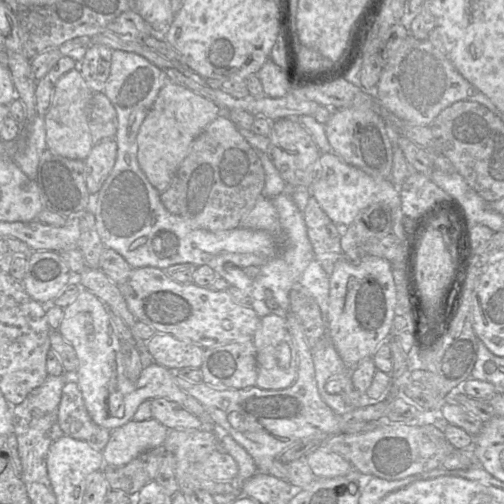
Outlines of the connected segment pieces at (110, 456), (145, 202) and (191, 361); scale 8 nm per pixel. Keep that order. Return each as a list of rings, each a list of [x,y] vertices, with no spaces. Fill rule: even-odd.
[[[130,420],[111,431],[110,439],[102,451],[105,465],[124,466],[142,453],[163,445],[169,428],[158,420]]]
[[[113,50],[111,72],[103,93],[109,98],[117,112],[118,129],[115,136],[118,145],[117,158],[102,188],[97,194],[94,194],[97,195],[94,206],[90,205],[89,198],[89,205],[86,209],[95,214],[96,229],[102,243],[105,247],[111,248],[123,256],[132,268],[155,267],[164,270],[172,265],[182,263],[191,263],[197,267],[207,265],[219,277],[225,279],[230,286],[242,289],[252,299],[263,300],[265,297],[265,305],[267,305],[265,291],[271,290],[280,308],[288,313],[290,311],[289,292],[296,283],[300,282],[304,271],[315,258],[303,214],[309,198],[306,193],[293,191],[293,189],[272,198],[283,230],[283,239],[279,241],[283,247],[282,250],[276,239],[266,231],[238,227],[211,232],[192,226],[184,218],[170,213],[161,202],[161,193],[153,187],[140,168],[137,143],[141,125],[152,108],[158,93],[169,81],[167,74],[145,57],[133,52]],[[252,265],[260,268],[260,274],[254,279],[249,278],[244,272],[246,267]]]
[[[156,333],[146,342],[146,348],[155,363],[173,372],[187,367],[200,368],[204,360],[204,348],[170,334]]]

